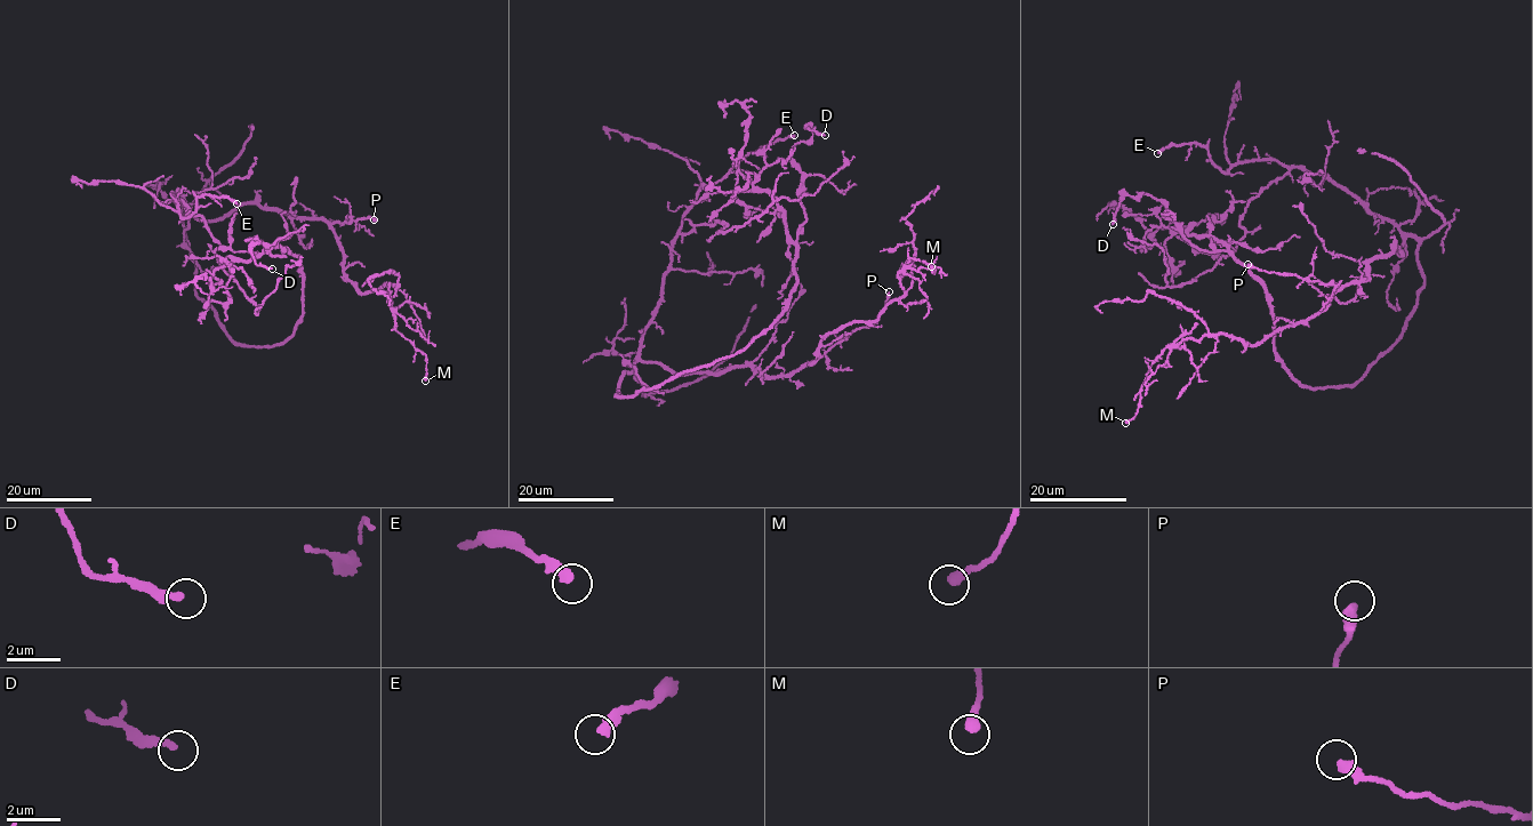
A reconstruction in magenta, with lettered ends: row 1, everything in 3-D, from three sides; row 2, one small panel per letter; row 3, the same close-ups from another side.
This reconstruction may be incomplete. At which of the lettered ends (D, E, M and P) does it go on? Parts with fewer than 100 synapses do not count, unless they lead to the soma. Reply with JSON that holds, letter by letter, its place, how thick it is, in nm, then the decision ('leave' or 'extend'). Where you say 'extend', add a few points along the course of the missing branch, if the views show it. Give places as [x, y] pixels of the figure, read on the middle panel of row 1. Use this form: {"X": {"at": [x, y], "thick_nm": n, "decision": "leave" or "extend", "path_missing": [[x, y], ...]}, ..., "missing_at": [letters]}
{"D": {"at": [825, 135], "thick_nm": 280, "decision": "leave"}, "E": {"at": [794, 135], "thick_nm": 320, "decision": "leave"}, "M": {"at": [931, 266], "thick_nm": 340, "decision": "leave"}, "P": {"at": [889, 291], "thick_nm": 400, "decision": "leave"}, "missing_at": []}

